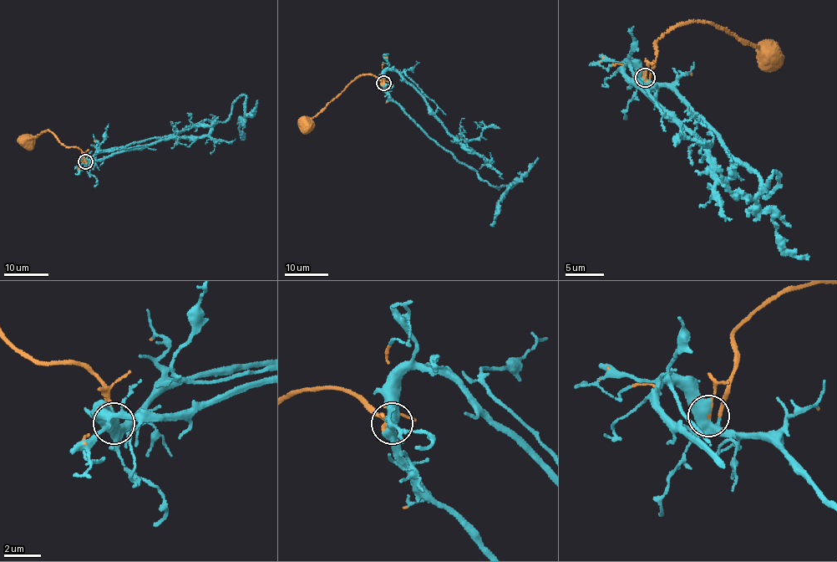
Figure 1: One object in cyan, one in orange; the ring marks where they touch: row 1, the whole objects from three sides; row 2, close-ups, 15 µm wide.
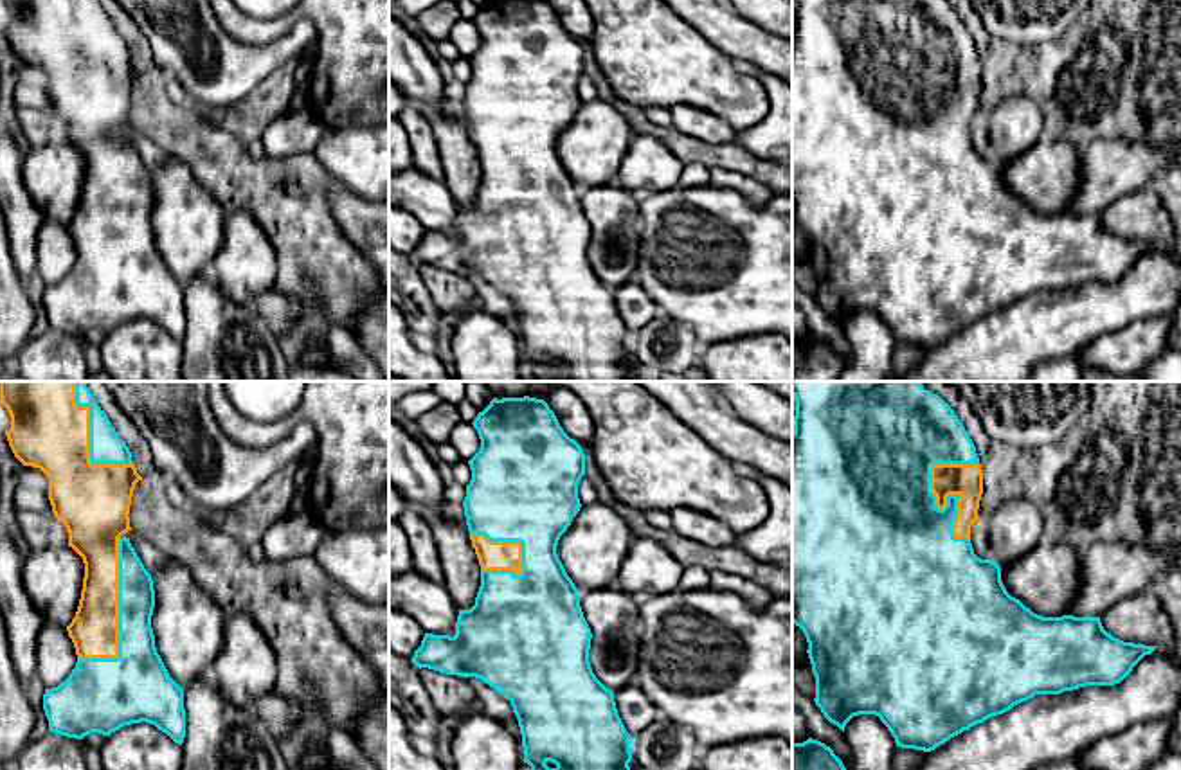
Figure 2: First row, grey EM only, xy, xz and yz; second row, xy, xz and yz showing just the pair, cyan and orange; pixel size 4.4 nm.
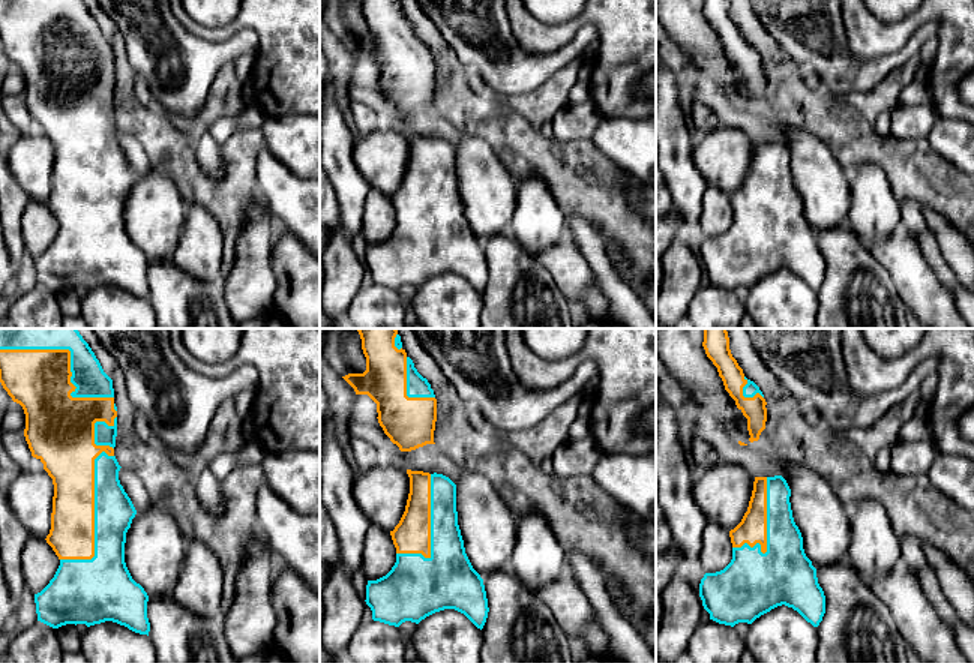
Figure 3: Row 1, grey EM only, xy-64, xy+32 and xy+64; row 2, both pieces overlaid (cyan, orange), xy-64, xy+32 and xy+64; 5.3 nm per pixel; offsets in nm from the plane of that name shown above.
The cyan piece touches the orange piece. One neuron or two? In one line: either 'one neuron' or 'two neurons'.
one neuron

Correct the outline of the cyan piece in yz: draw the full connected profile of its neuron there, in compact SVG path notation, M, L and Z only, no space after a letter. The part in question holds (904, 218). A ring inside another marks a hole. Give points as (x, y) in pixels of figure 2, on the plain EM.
M796 0L794 29L792 29L792 219L799 223L808 239L808 255L812 261L812 270L816 273L816 302L821 306L825 315L837 322L843 329L846 320L859 311L875 311L888 324L895 335L897 344L915 345L931 349L943 342L951 335L969 327L970 324L983 320L985 317L1010 308L1014 302L1033 295L1035 291L1060 291L1064 288L1073 288L1086 282L1114 282L1120 281L1132 264L1145 254L1150 252L1158 243L1145 243L1134 239L1123 239L1111 230L1107 230L1100 219L1100 214L1042 214L1026 205L1019 196L1012 194L1003 178L1001 164L992 157L981 157L974 151L970 140L970 124L979 115L979 97L983 92L983 67L976 43L969 34L963 20L958 16L949 0Z

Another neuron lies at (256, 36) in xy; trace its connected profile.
M209 0L220 27L236 41L266 45L284 36L297 22L310 20L317 29L313 74L306 86L310 106L326 128L389 124L389 0L299 0L275 20L245 14L232 0Z

